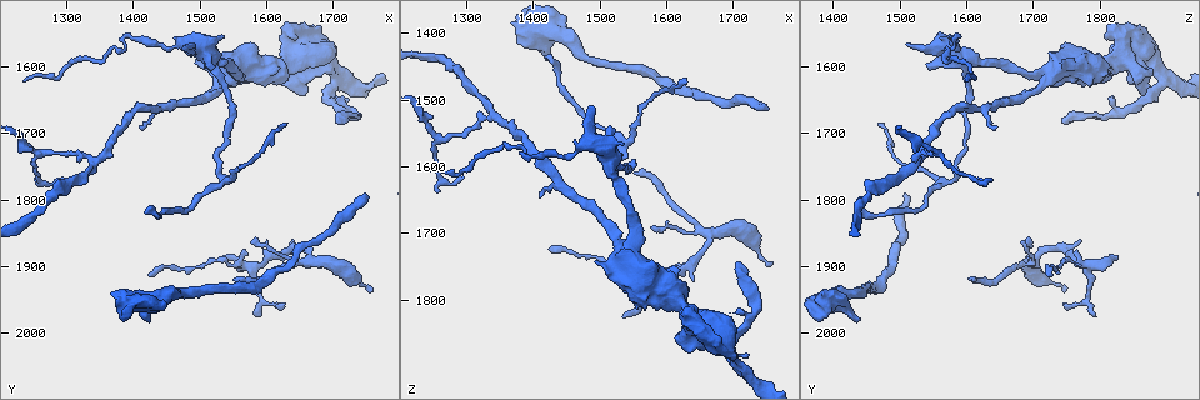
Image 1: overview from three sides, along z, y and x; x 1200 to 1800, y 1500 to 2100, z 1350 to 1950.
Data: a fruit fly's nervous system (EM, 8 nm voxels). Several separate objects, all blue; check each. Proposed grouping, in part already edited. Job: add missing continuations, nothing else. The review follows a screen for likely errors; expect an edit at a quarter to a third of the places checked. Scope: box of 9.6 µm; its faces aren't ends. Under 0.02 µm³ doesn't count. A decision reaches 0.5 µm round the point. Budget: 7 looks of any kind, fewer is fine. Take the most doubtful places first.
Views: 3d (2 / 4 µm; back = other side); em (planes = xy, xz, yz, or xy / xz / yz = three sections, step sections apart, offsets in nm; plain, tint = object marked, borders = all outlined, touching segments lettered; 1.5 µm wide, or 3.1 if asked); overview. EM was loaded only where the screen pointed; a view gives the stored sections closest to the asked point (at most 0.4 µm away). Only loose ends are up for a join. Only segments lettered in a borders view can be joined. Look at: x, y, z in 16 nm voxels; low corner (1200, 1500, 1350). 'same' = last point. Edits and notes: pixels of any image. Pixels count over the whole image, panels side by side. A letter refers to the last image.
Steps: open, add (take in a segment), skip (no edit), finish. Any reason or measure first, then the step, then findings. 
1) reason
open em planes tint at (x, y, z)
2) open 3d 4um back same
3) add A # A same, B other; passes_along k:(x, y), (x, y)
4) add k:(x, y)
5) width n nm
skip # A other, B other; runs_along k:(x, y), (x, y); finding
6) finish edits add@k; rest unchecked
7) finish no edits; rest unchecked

branch stops here
open em yz step 4 borders at (1420, 1980, 1435)

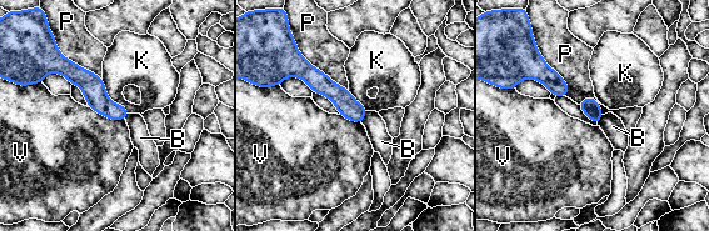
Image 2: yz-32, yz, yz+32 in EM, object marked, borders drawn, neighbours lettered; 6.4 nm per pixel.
skip # B other, K other, P other, V other; border 2:(90, 106), (108, 117), (124, 119); none of them fits

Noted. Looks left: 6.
an open end
open em planes tint at (1555, 1920, 1610)

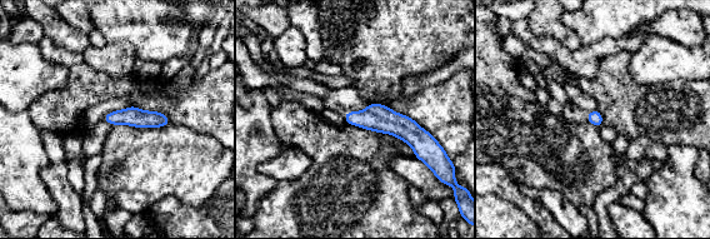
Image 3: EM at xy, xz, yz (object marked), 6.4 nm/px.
see the neighbours
open em planes borders same

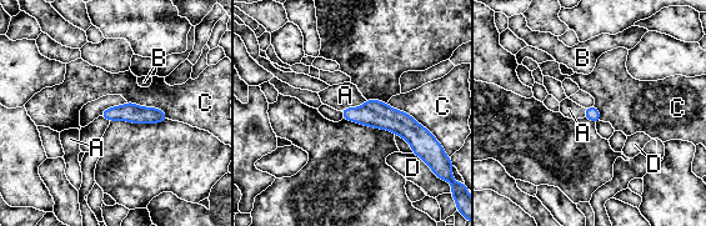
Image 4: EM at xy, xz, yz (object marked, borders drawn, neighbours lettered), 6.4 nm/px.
width 90 nm
add A # A same, B other, C other, D other; passes_along 4:(375, 114), (354, 108), (345, 95); it goes on there

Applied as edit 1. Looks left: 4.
thin end
open em planes borders at (1425, 1915, 1725)

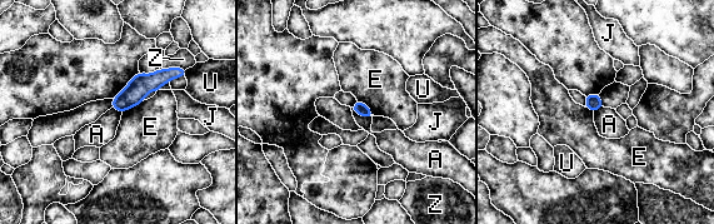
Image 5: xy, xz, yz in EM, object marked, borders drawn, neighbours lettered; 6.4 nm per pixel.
width 80 nm; longest_contact Z 170 nm
skip # A other, E other, J other, U other, Z other; no lettered segment goes on from it

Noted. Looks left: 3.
finish edits add@4; rest unchecked

